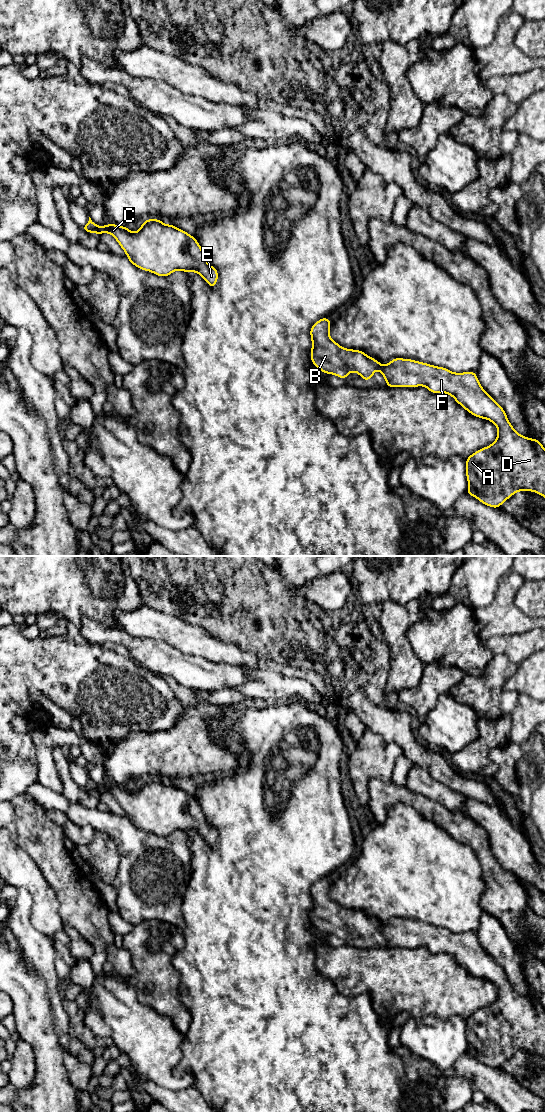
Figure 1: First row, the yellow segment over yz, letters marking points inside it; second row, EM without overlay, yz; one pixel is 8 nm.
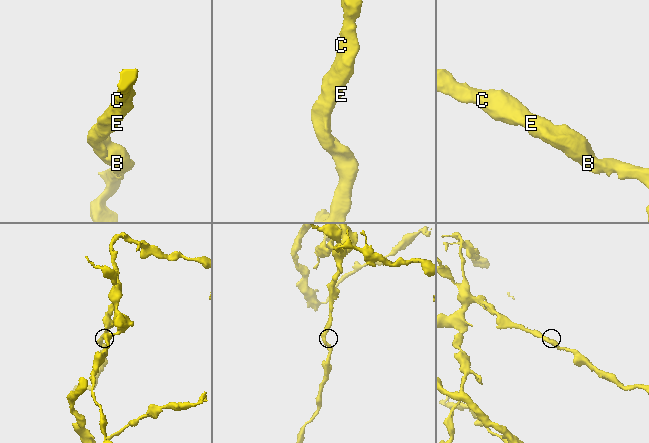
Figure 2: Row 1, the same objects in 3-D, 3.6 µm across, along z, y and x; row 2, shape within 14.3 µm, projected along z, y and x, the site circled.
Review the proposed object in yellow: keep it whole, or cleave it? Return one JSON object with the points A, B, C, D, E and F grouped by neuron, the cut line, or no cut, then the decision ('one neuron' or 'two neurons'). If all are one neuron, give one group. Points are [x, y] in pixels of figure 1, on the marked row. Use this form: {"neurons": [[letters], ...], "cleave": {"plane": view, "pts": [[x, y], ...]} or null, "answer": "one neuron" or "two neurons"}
{"neurons": [["A", "B", "C", "D", "E", "F"]], "cleave": null, "answer": "one neuron"}

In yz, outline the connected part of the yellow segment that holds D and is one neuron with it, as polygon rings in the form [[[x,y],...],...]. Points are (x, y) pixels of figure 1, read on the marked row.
[[[324,317],[310,329],[310,357],[314,366],[323,373],[345,379],[350,372],[355,371],[368,382],[378,369],[383,374],[387,387],[425,386],[434,394],[449,394],[470,414],[490,420],[497,427],[496,440],[466,458],[467,494],[492,508],[499,508],[518,491],[533,491],[545,497],[545,448],[537,438],[530,439],[516,432],[504,409],[482,388],[476,372],[454,373],[447,368],[403,358],[394,358],[389,364],[382,365],[361,350],[345,349],[333,341],[330,338],[330,326],[330,320]]]

